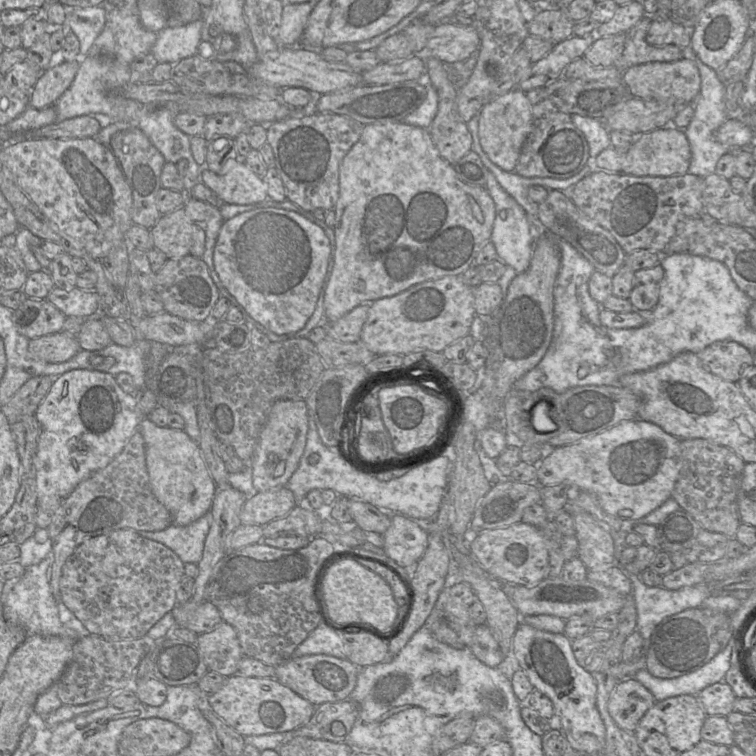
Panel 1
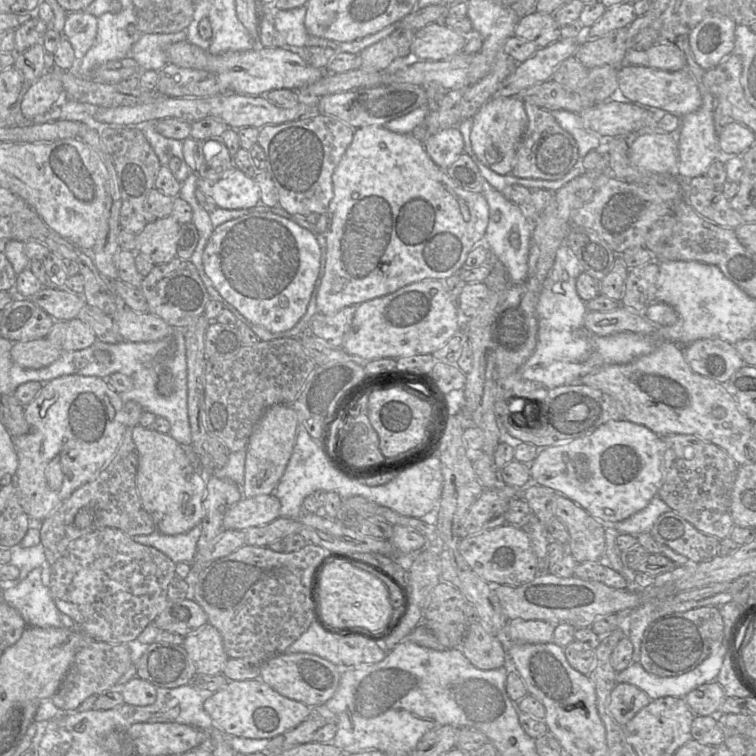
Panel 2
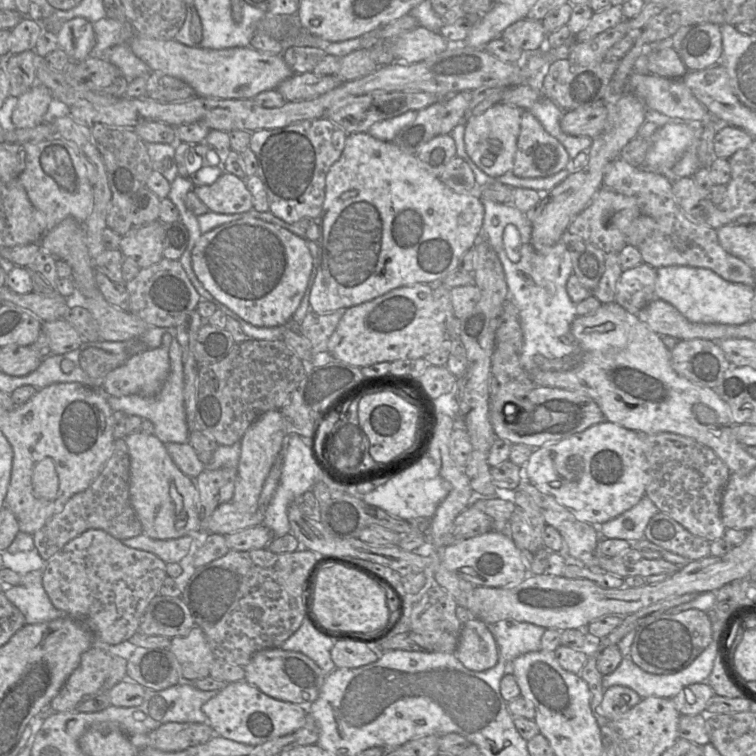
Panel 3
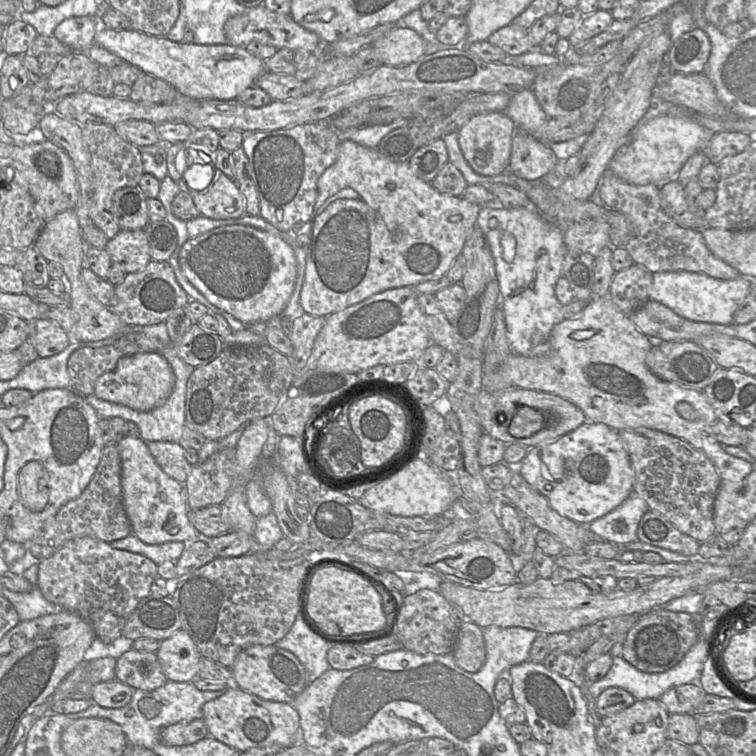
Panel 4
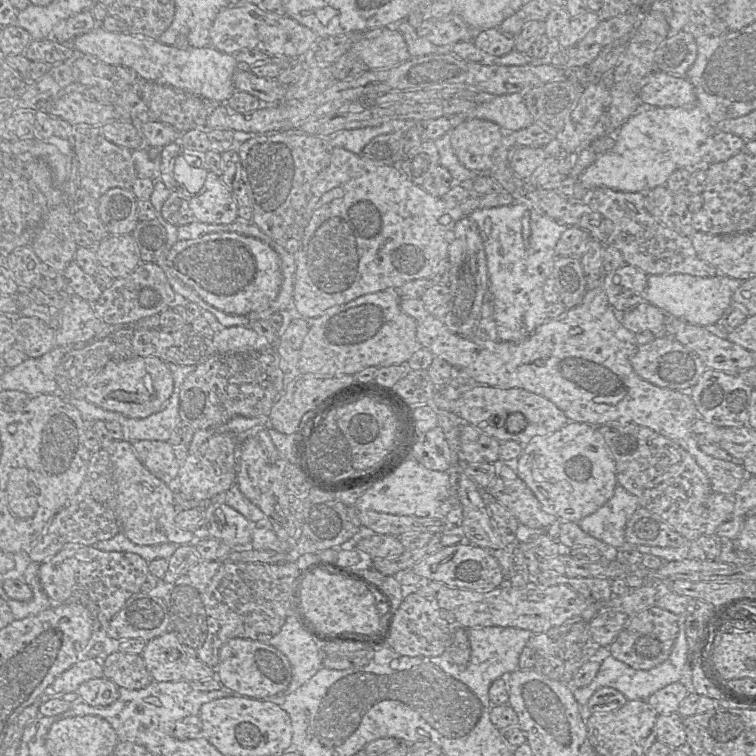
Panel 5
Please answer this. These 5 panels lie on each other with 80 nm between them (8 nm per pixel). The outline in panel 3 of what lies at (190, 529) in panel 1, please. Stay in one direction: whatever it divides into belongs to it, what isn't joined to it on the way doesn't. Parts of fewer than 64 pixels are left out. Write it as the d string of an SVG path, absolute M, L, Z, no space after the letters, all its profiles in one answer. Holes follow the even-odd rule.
M141 534L121 541L130 548L153 553L165 563L179 563L188 555L193 536L186 535L176 539L159 540Z

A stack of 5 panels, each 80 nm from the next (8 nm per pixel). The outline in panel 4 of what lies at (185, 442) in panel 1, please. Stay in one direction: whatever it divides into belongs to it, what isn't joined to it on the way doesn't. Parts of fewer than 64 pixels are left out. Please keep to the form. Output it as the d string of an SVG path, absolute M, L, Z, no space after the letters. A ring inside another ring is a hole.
M127 436L117 442L121 459L122 501L130 521L132 534L146 544L185 542L200 533L188 519L189 507L184 483L168 476L156 463L147 442L137 436Z

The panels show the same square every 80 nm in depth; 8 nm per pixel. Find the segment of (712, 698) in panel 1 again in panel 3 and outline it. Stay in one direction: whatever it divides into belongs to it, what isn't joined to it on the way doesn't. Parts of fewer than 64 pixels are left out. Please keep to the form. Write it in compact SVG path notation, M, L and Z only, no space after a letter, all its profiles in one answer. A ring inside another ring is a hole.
M707 682L684 687L671 701L681 715L697 715L706 711L708 701L716 695Z

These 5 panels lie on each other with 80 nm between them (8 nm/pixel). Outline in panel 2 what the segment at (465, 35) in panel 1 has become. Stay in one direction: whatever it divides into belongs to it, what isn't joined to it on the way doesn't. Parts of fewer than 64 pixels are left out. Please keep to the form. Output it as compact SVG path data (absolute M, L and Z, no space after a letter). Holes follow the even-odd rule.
M435 22L415 32L410 46L414 60L440 61L463 51L468 36L449 28L444 22Z

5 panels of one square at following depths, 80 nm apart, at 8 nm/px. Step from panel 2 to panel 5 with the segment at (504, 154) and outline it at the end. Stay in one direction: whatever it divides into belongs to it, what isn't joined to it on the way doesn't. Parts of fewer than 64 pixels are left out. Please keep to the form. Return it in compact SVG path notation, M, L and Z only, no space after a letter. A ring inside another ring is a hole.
M469 118L450 132L451 145L459 161L478 172L490 170L493 153L504 135L499 125L481 118Z

